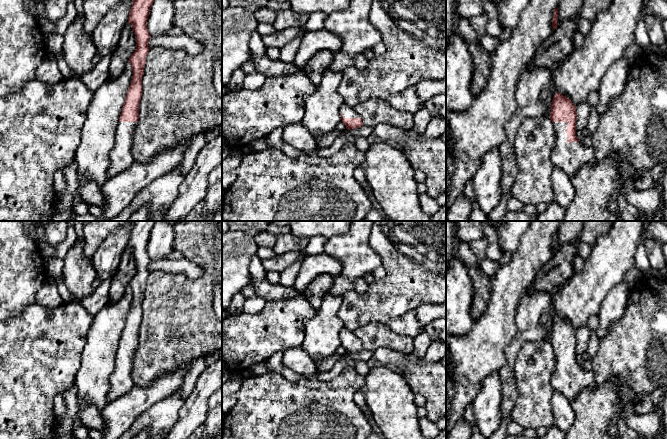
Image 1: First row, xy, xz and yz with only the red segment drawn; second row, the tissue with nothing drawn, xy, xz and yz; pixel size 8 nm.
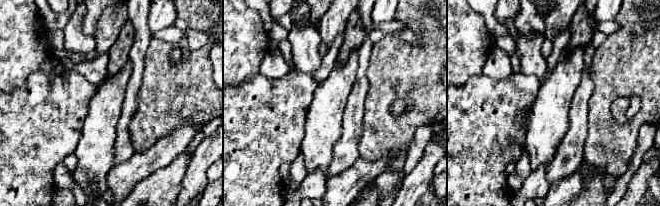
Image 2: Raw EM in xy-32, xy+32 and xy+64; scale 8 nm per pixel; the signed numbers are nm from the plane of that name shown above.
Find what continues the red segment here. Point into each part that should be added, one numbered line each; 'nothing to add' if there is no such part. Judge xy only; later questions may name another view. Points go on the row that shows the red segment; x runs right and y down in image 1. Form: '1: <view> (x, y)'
1: xy (121, 156)

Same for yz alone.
1: yz (570, 158)

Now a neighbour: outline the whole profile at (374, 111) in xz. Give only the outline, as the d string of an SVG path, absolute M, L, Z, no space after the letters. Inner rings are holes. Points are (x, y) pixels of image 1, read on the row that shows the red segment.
M379 98L368 99L354 106L353 110L360 115L365 126L390 125L406 131L414 127L413 113L393 109L385 100Z

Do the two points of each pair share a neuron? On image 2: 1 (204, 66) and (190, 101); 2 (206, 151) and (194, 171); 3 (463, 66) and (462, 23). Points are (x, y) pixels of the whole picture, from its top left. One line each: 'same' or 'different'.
1: same
2: same
3: same

